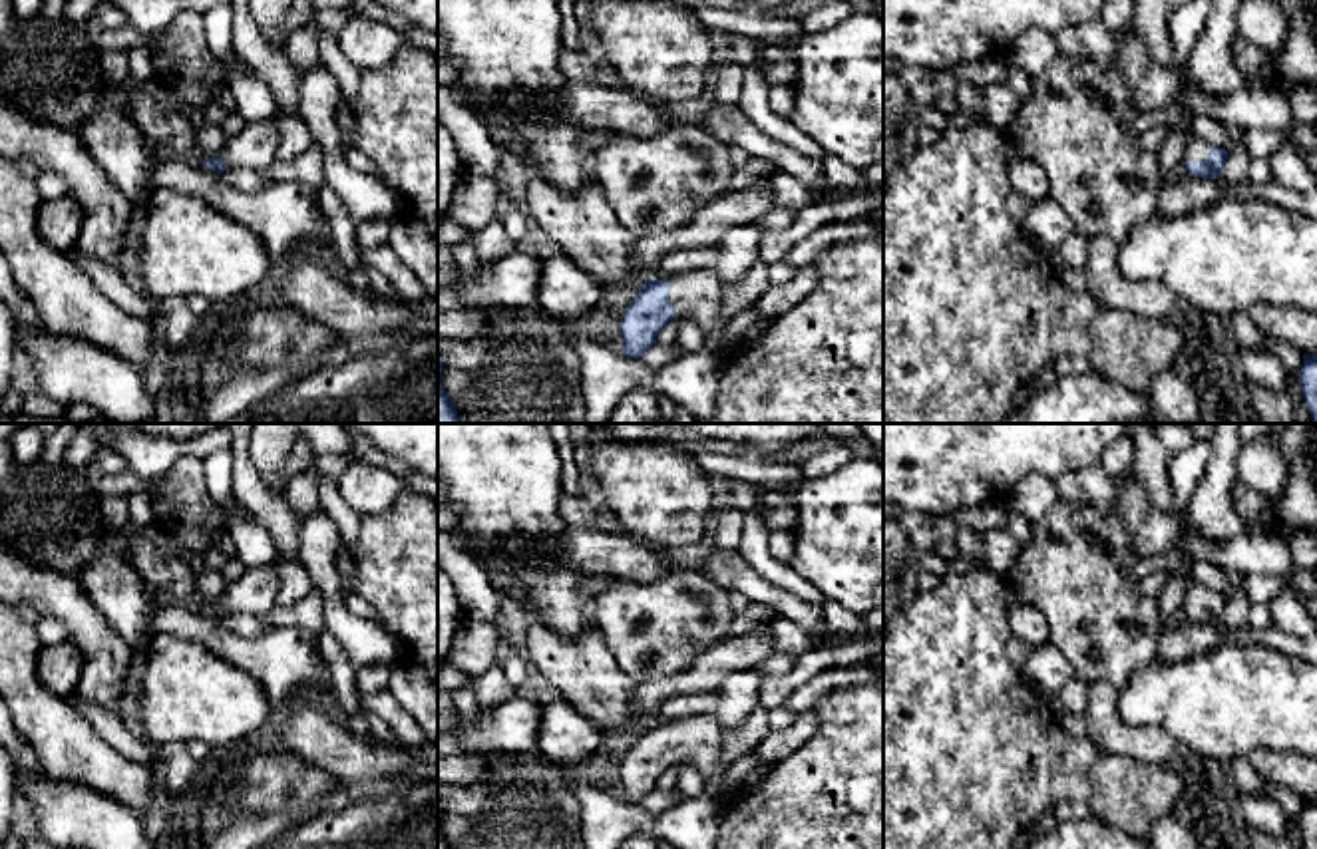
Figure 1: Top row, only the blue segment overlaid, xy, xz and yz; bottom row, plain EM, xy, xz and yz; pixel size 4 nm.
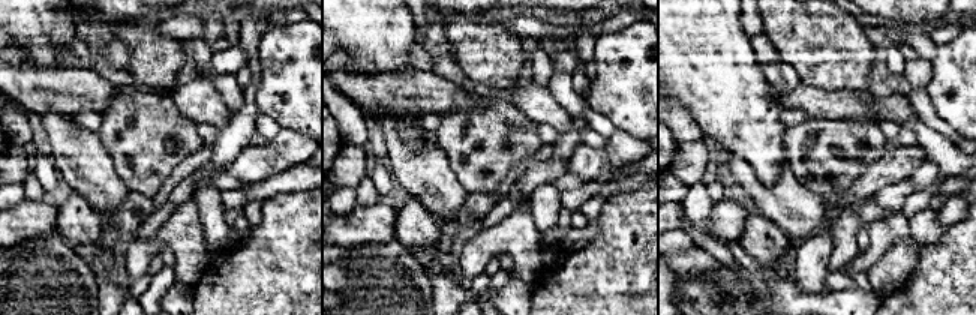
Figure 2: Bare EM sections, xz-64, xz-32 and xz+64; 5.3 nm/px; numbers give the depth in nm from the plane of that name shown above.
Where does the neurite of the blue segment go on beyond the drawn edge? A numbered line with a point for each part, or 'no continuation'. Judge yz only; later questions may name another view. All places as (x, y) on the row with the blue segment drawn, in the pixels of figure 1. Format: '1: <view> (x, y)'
1: yz (1198, 148)

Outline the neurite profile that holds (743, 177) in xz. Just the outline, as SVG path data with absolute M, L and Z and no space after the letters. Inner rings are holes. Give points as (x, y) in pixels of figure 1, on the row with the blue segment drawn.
M752 157L744 167L734 169L728 193L748 189L760 175L774 175L776 163L772 159Z

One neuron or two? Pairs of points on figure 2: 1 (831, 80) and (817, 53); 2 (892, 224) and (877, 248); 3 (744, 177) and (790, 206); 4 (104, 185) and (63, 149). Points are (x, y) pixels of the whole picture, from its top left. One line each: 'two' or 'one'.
1: one
2: one
3: one
4: one

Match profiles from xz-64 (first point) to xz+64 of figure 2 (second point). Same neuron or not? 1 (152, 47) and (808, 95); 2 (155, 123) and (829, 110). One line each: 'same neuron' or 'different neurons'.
1: different neurons
2: different neurons

